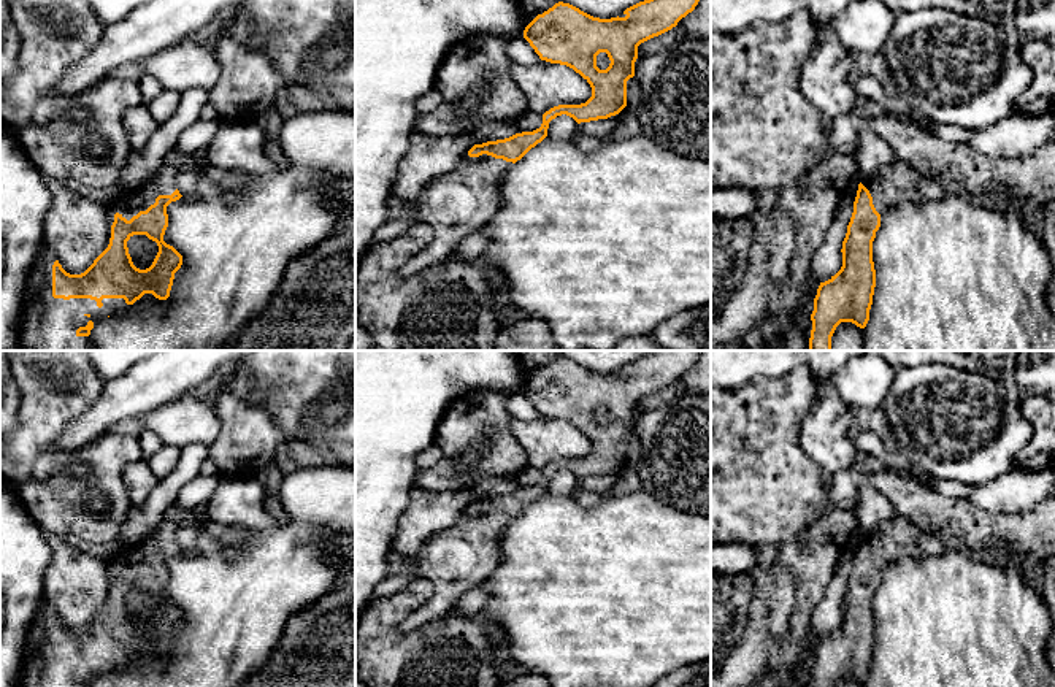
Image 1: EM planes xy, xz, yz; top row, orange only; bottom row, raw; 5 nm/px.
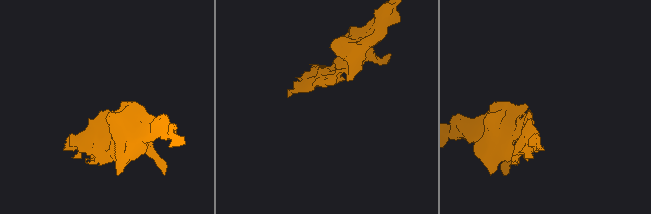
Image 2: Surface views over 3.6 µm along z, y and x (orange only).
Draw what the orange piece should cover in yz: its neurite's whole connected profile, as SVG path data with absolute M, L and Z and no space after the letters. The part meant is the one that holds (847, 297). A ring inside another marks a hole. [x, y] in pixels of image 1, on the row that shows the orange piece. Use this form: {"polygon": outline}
{"polygon": "M903 160L880 167L873 178L858 184L854 213L842 241L842 267L820 282L811 314L809 351L831 351L831 336L841 322L865 328L876 287L873 241L884 211L901 201L925 198L915 184L920 175Z"}

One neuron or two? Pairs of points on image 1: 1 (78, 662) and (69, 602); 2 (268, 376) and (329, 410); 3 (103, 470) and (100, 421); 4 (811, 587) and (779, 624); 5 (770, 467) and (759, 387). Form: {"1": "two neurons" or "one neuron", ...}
{"1": "two neurons", "2": "one neuron", "3": "two neurons", "4": "two neurons", "5": "one neuron"}

